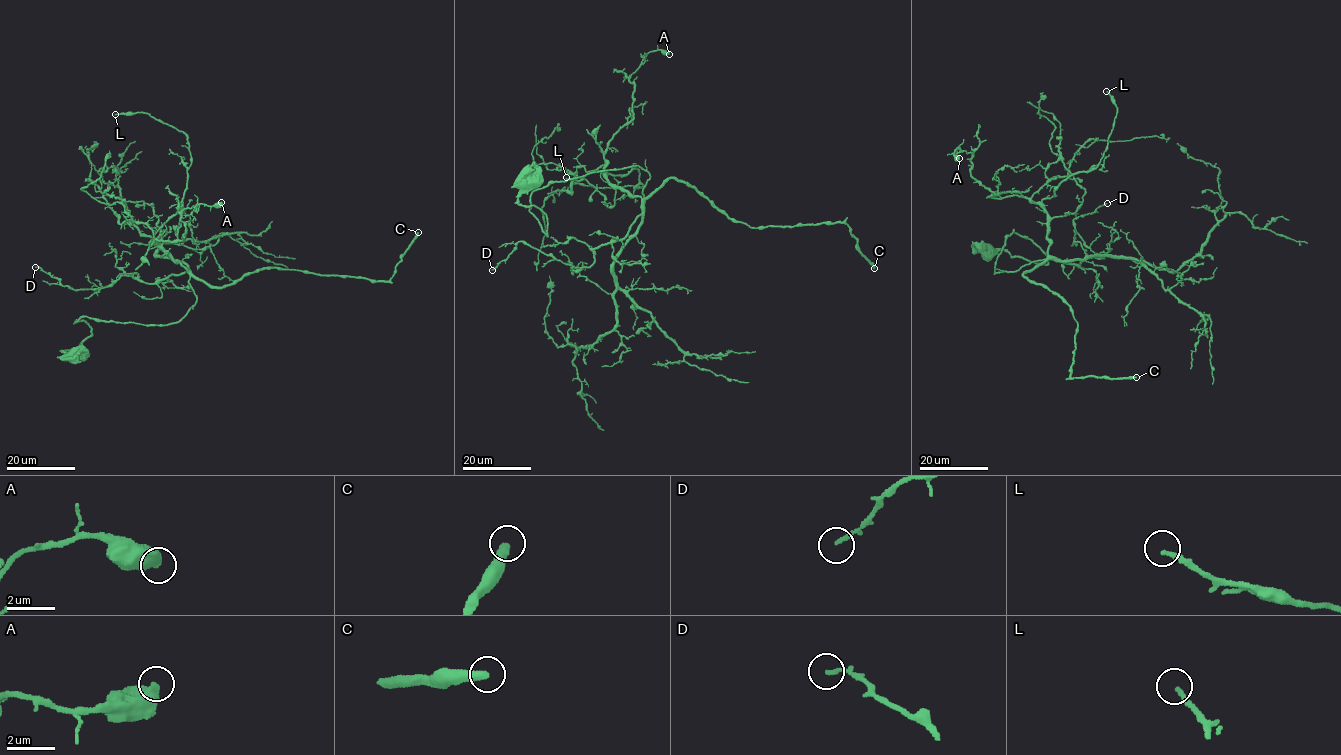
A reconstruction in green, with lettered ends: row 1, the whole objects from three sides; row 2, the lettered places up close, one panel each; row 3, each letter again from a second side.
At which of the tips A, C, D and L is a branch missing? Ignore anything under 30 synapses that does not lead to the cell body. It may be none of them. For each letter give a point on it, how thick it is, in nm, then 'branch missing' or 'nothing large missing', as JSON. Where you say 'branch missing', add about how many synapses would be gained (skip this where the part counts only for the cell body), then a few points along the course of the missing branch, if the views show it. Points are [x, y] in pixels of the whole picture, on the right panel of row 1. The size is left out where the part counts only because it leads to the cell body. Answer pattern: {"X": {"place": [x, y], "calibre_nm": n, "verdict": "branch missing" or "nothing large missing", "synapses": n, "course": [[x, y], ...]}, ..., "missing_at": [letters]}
{"A": {"place": [959, 158], "calibre_nm": 600, "verdict": "nothing large missing"}, "C": {"place": [1136, 377], "calibre_nm": 400, "verdict": "branch missing", "synapses": 200, "course": [[1136, 377], [1181, 377], [1190, 357], [1181, 322], [1191, 313], [1195, 318], [1191, 282], [1153, 245], [1134, 211]]}, "D": {"place": [1107, 203], "calibre_nm": 140, "verdict": "nothing large missing"}, "L": {"place": [1106, 91], "calibre_nm": 200, "verdict": "nothing large missing"}, "missing_at": ["C"]}

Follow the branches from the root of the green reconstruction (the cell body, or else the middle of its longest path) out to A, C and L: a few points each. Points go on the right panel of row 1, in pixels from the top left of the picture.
A: (987, 247), (1047, 264), (1013, 230), (995, 274), (1046, 258), (1047, 214), (959, 158)
C: (987, 247), (1047, 257), (1013, 230), (995, 274), (1045, 260), (1023, 277), (1070, 308), (1071, 378), (1136, 377)
L: (987, 247), (1048, 263), (1013, 230), (995, 274), (1047, 257), (1042, 200), (1101, 159), (1117, 113), (1106, 91)

